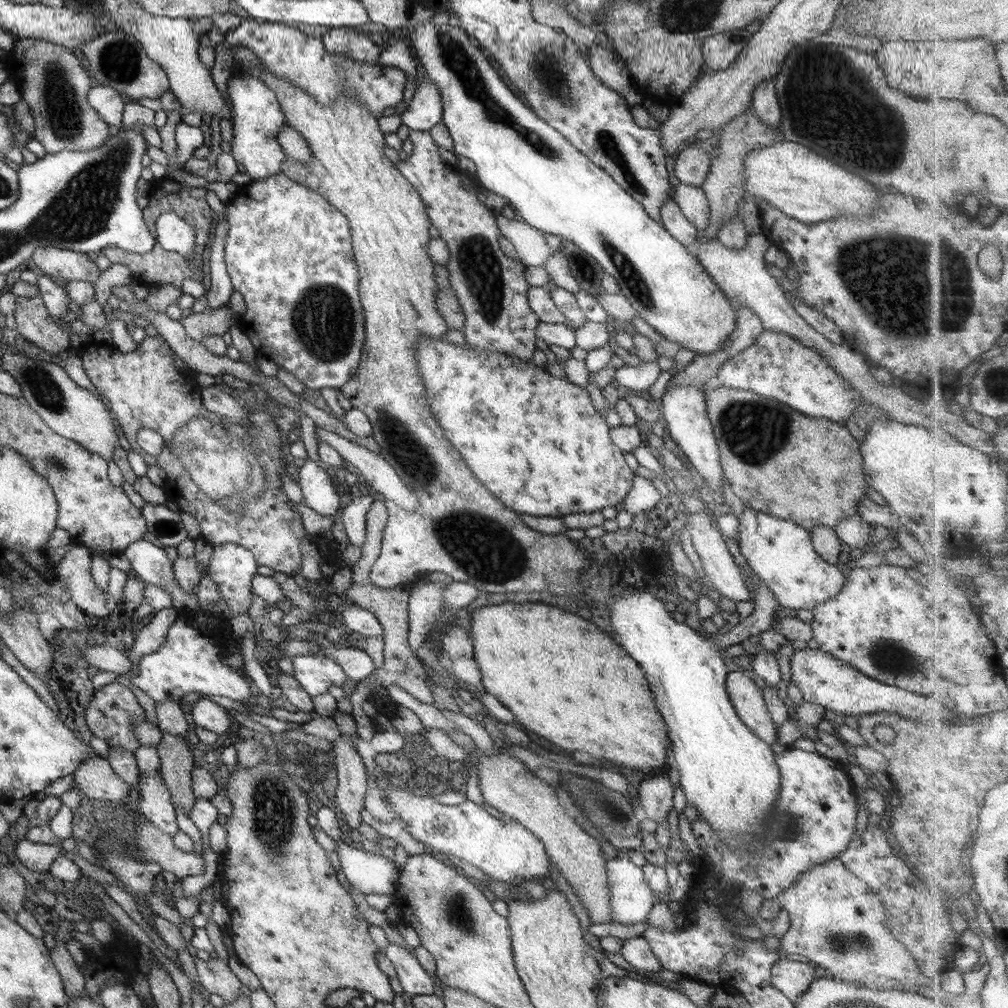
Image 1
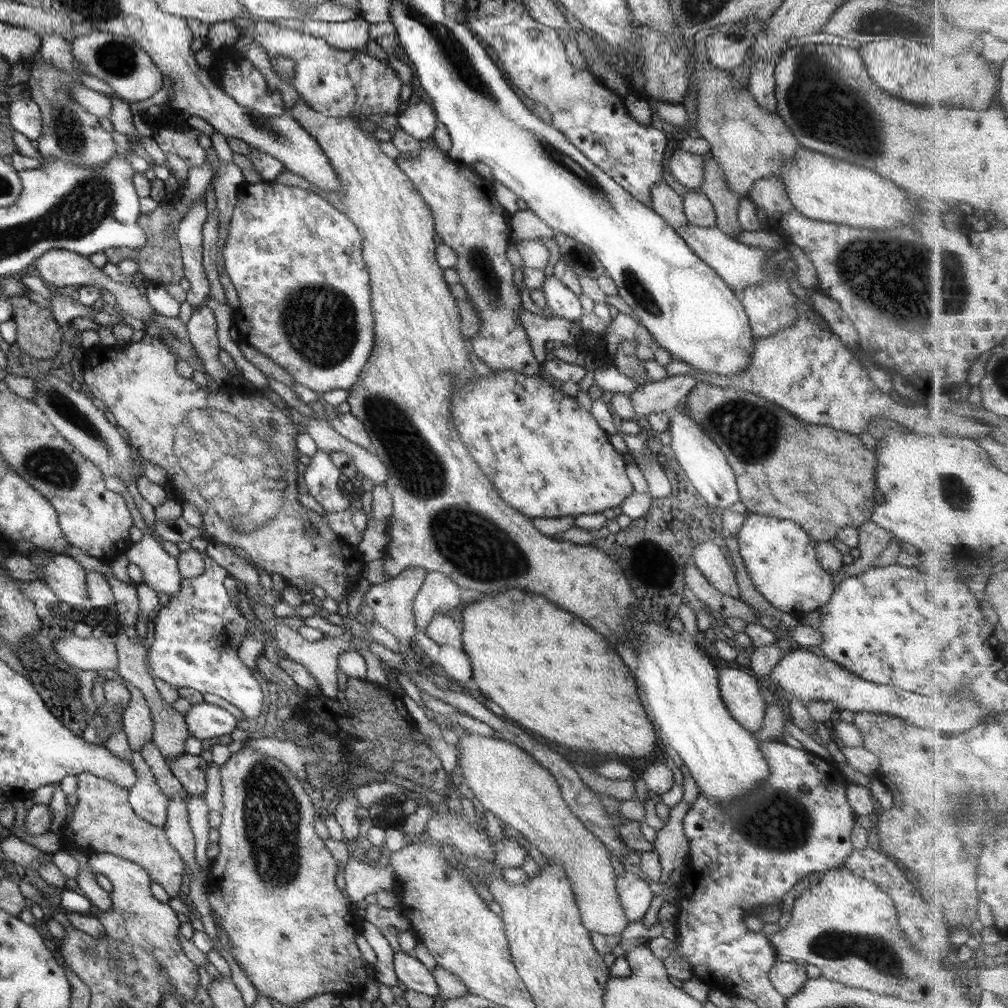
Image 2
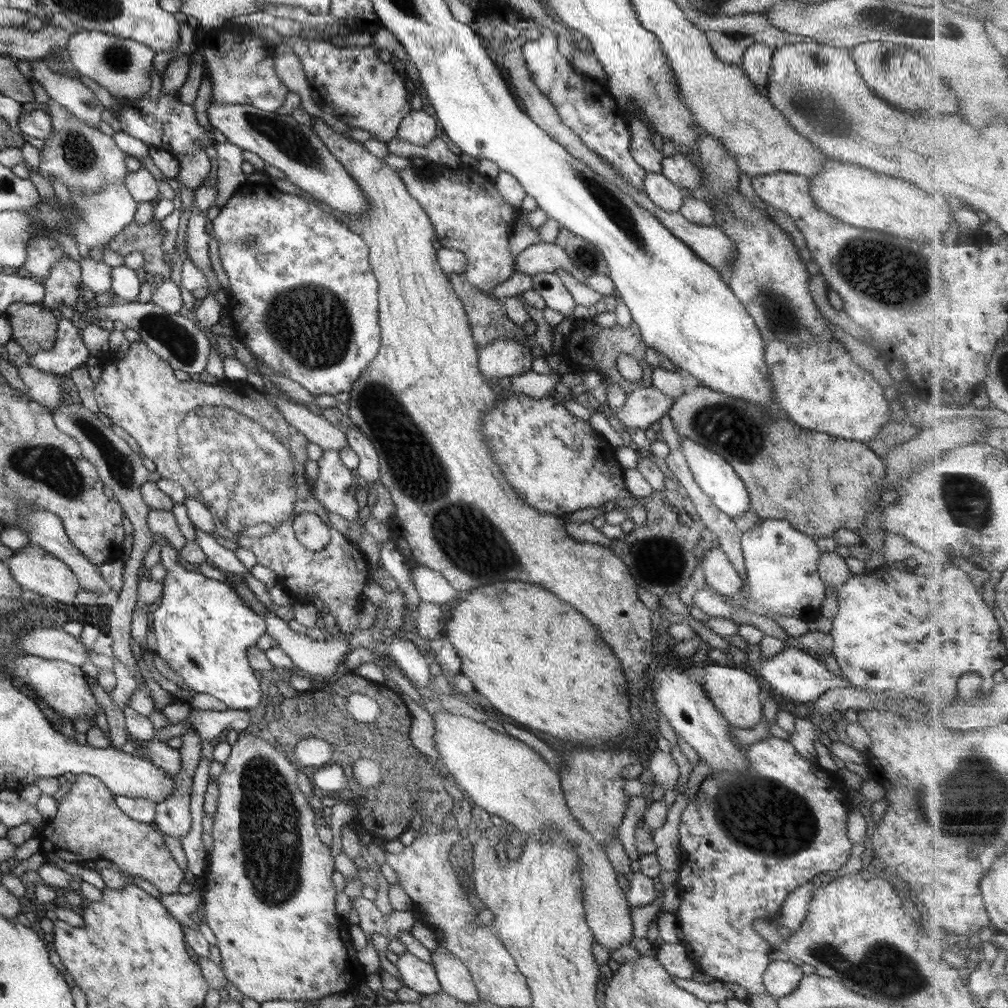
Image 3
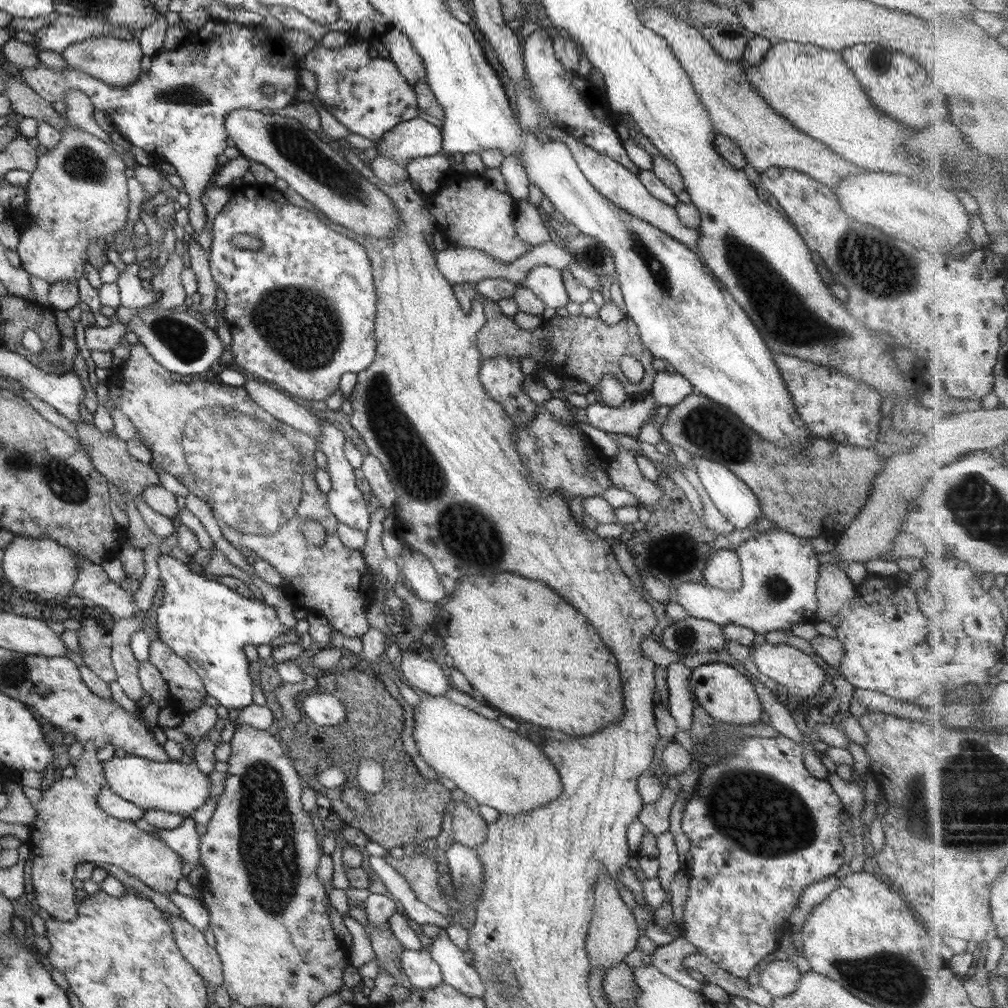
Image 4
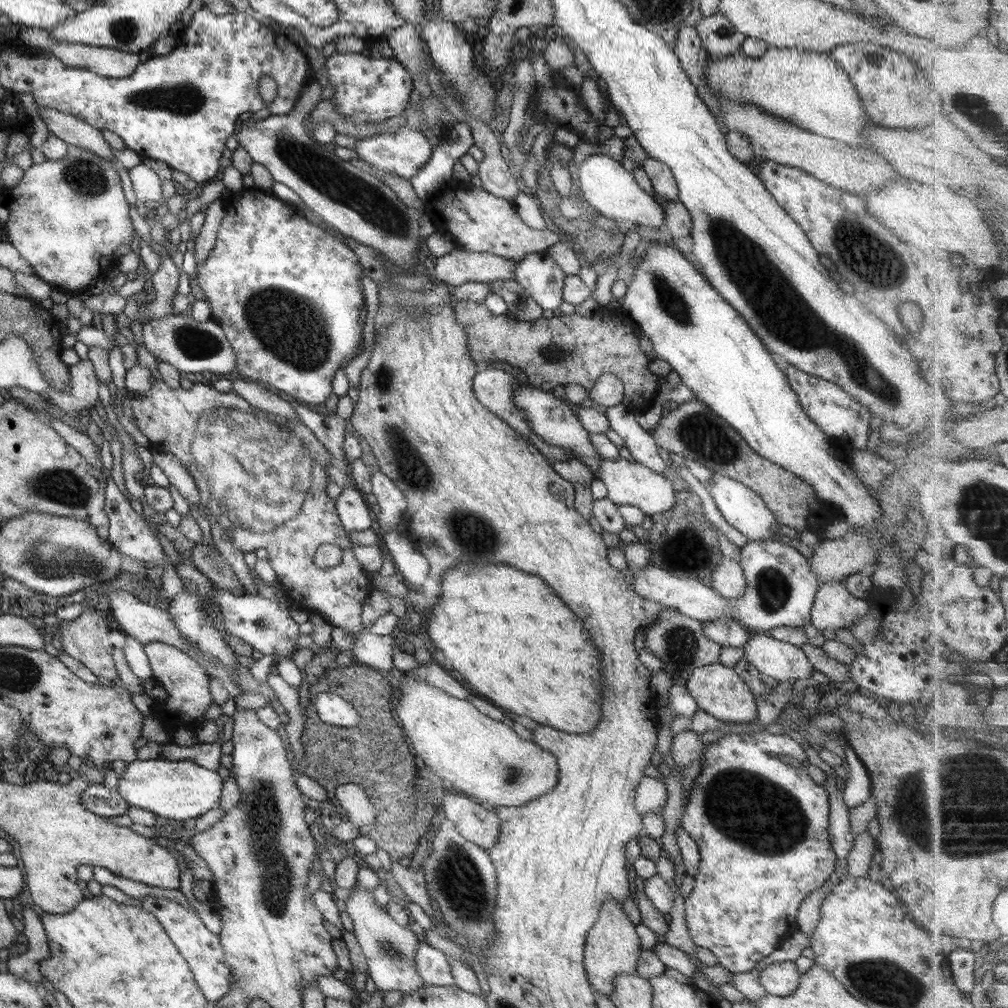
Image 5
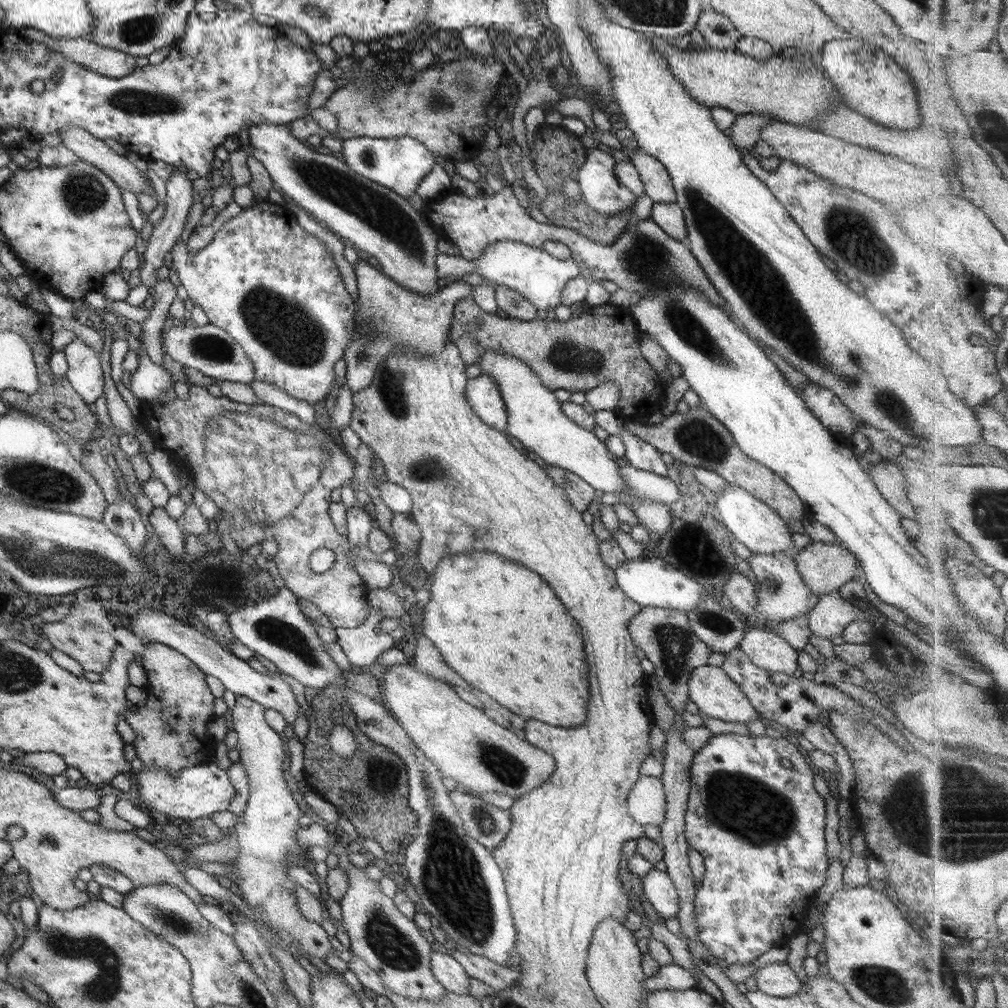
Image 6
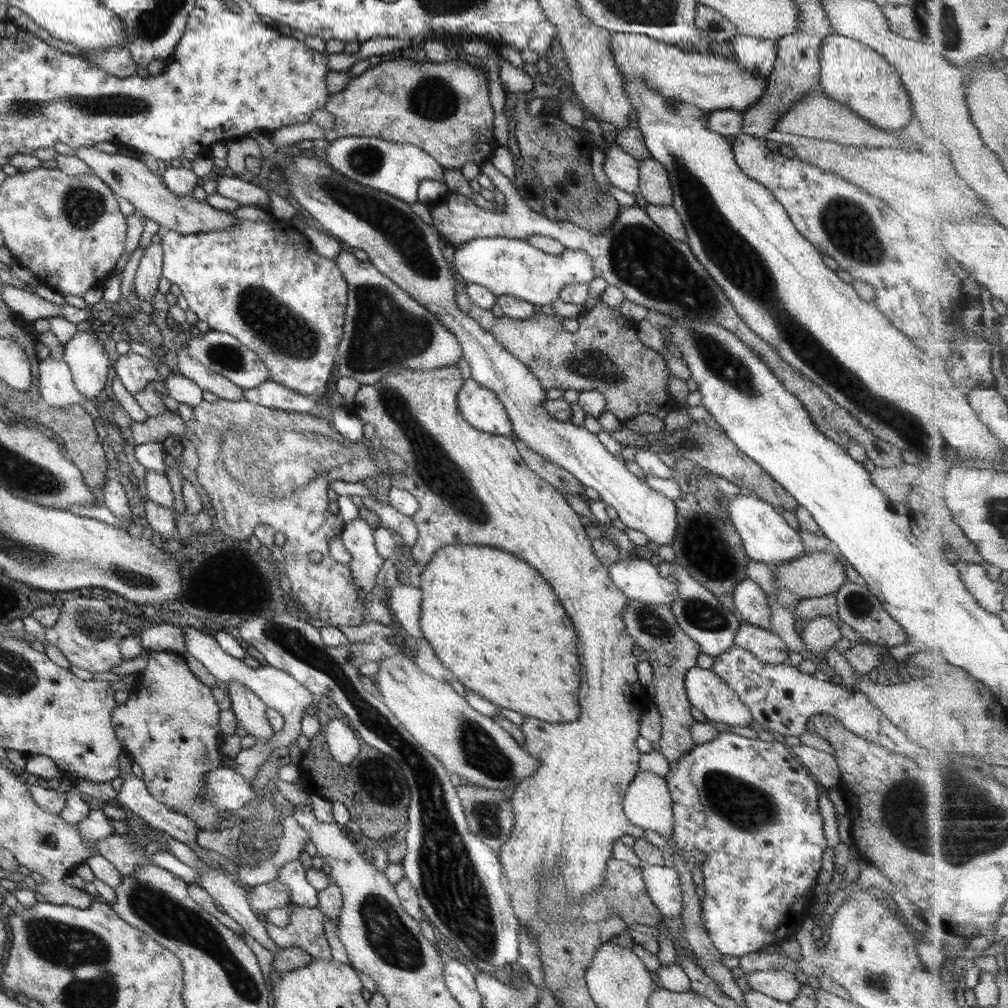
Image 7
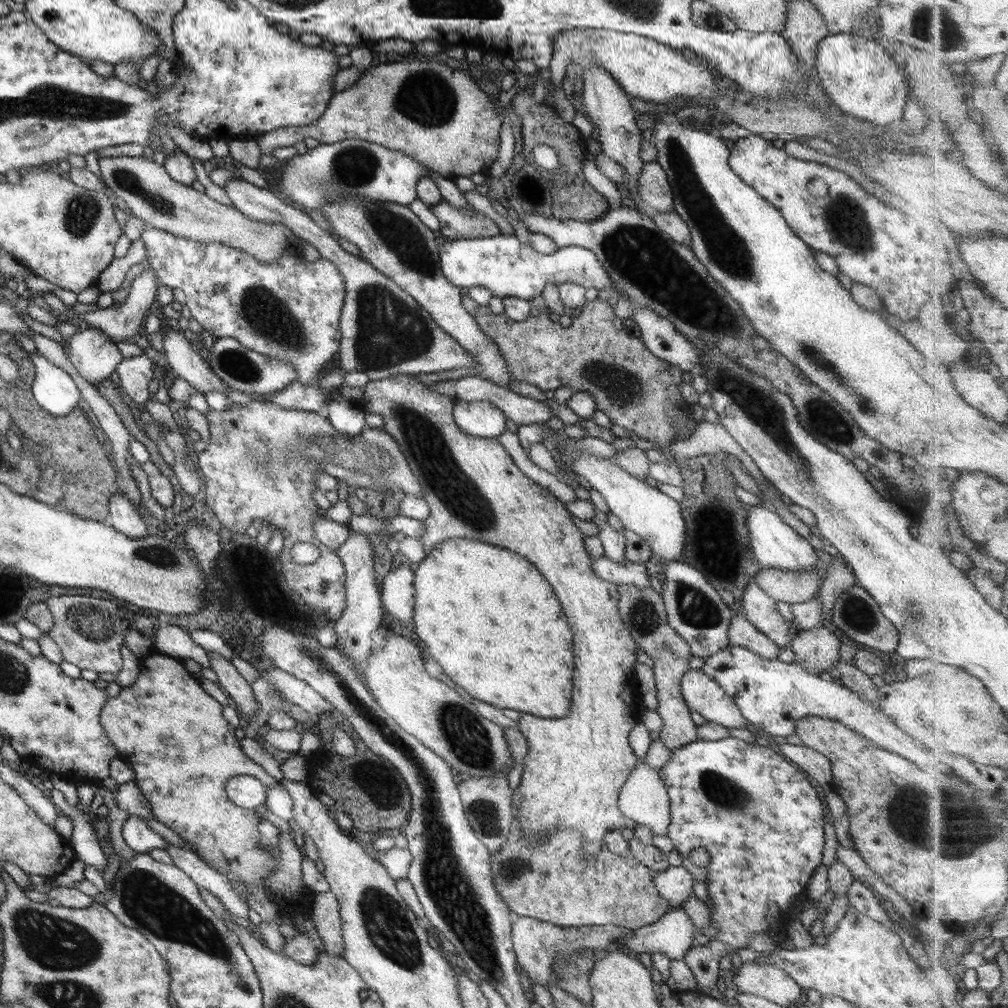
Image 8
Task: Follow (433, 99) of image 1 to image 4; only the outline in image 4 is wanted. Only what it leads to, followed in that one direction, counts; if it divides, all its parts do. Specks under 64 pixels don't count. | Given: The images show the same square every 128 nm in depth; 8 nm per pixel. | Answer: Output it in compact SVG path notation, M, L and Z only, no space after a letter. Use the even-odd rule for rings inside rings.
M420 117L400 122L373 142L377 156L390 158L405 167L411 159L437 155L441 151L441 131Z

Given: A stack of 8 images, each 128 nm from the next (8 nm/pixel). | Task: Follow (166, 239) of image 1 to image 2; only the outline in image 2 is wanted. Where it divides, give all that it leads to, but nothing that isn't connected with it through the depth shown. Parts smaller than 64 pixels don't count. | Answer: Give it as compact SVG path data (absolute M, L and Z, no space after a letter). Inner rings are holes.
M205 201L195 204L177 224L175 240L180 246L184 277L189 282L185 302L192 308L208 296L209 286L201 265L201 230L208 216Z

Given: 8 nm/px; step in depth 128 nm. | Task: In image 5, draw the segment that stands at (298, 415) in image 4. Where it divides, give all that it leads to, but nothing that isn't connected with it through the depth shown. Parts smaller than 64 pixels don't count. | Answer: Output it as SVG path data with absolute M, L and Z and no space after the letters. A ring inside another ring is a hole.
M244 378L231 380L231 391L235 391L247 404L259 410L289 419L293 428L298 426L299 420L297 420L293 407L289 405L287 398L282 397L278 392Z

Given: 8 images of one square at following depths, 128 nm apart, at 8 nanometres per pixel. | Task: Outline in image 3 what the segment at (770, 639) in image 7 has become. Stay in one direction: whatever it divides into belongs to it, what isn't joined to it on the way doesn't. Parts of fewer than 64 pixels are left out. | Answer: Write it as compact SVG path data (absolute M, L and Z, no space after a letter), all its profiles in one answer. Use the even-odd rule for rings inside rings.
M783 647L783 650L771 658L761 658L758 660L758 668L756 671L761 675L763 680L769 684L775 692L795 700L795 702L809 702L819 698L827 690L831 688L847 688L851 683L845 679L839 679L829 670L825 669L823 663L817 658L811 656L803 649Z

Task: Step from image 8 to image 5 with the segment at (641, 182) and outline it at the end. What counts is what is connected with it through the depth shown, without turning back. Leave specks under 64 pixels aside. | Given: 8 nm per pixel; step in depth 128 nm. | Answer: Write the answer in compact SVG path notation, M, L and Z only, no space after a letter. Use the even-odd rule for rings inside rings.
M647 157L640 162L639 168L649 177L655 198L665 202L678 200L677 187L667 165Z

